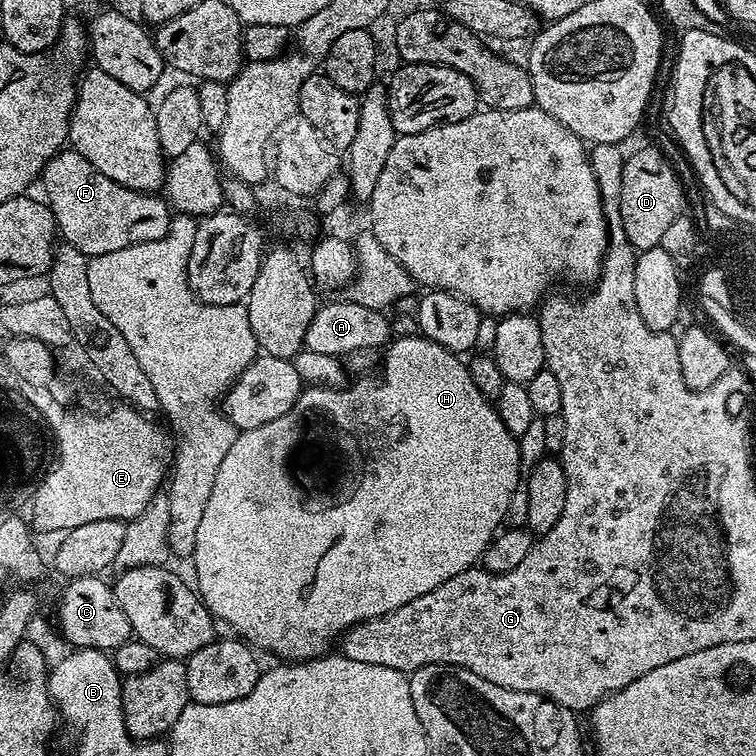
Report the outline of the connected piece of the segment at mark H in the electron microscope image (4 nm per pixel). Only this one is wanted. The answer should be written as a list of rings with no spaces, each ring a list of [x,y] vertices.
[[[413,334],[413,336],[400,337],[397,335],[383,349],[382,354],[384,354],[384,376],[368,376],[365,380],[354,382],[352,380],[340,388],[305,387],[298,402],[289,412],[282,414],[282,418],[274,418],[274,422],[266,422],[266,426],[254,426],[254,430],[240,432],[234,446],[230,446],[230,451],[226,453],[226,458],[222,458],[222,466],[218,466],[218,474],[214,474],[214,490],[210,490],[210,499],[206,501],[206,511],[202,514],[202,522],[198,526],[198,538],[194,542],[194,550],[190,557],[192,568],[196,571],[194,587],[200,601],[208,607],[209,612],[221,625],[229,624],[236,631],[233,633],[247,641],[253,649],[259,650],[261,653],[263,653],[262,651],[273,652],[274,655],[280,656],[276,658],[284,662],[315,660],[316,657],[325,655],[331,649],[328,647],[331,646],[332,639],[334,639],[334,644],[337,638],[343,637],[344,633],[353,628],[355,624],[390,614],[390,610],[398,610],[398,606],[406,606],[406,602],[414,602],[414,598],[422,598],[422,594],[430,594],[430,590],[434,590],[438,586],[442,586],[442,582],[454,578],[454,574],[462,574],[467,568],[473,567],[481,559],[493,537],[501,531],[508,514],[510,498],[522,482],[522,472],[520,476],[522,465],[517,437],[512,436],[510,430],[506,430],[506,426],[502,426],[502,418],[498,418],[493,401],[489,397],[483,396],[478,390],[478,386],[474,386],[474,381],[468,373],[467,363],[457,353],[438,346],[438,342],[430,342],[422,335]]]

